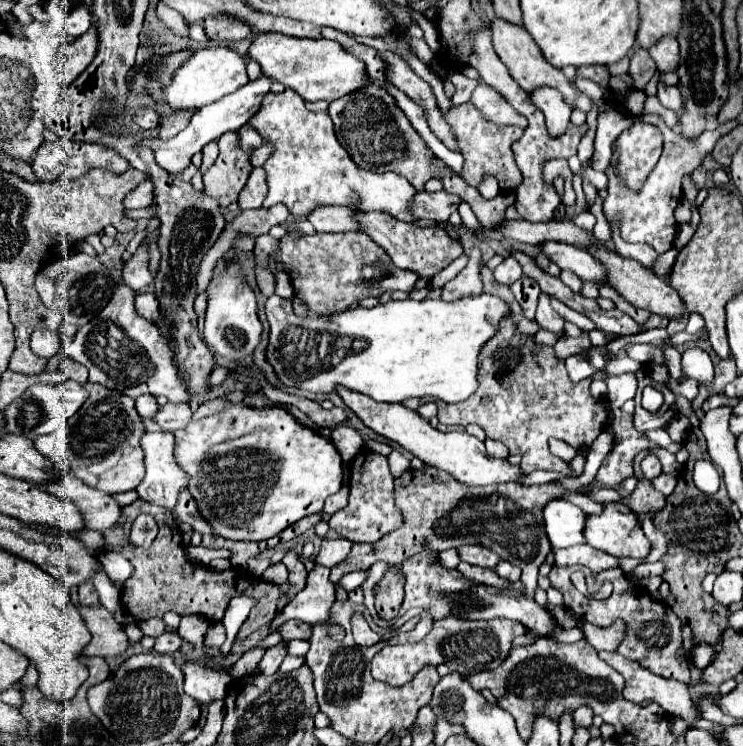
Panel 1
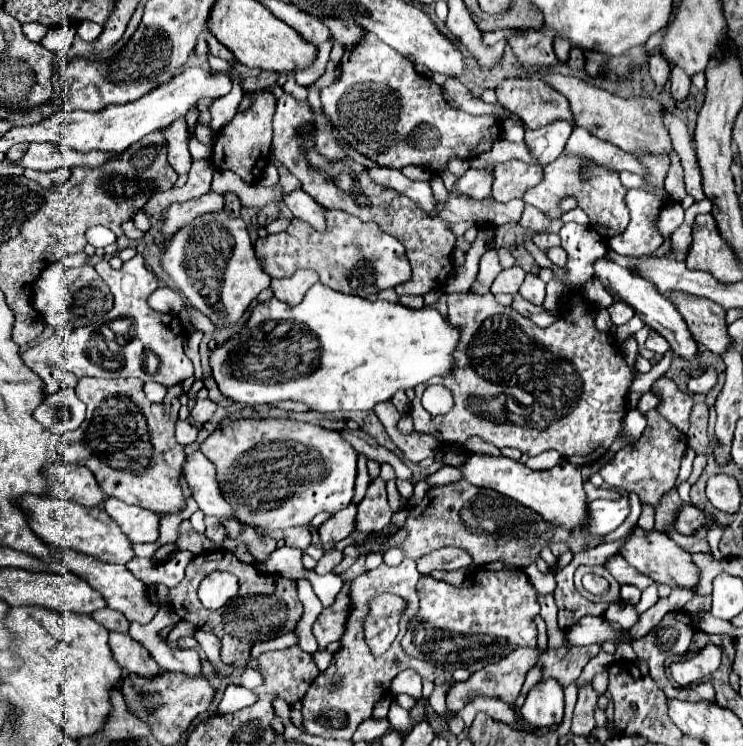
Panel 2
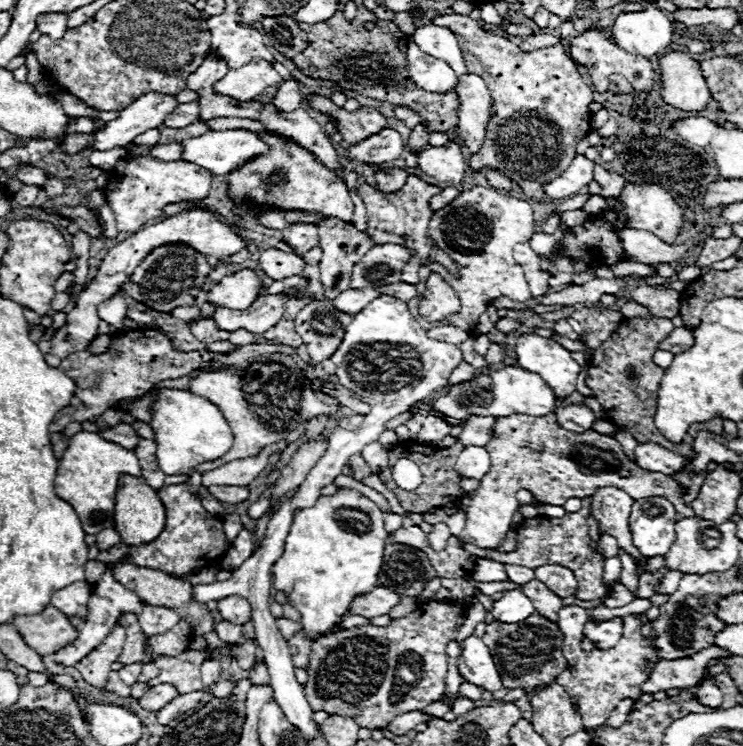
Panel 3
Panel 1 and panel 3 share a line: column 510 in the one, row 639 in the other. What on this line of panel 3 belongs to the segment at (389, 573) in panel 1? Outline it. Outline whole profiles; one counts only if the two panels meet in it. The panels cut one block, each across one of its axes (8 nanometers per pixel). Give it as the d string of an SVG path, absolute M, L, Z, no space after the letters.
M538 612L522 620L522 624L492 622L486 626L486 634L482 636L482 640L494 654L494 662L506 688L524 688L526 692L530 692L542 682L556 680L556 676L566 670L566 658L560 650L564 636L556 622L550 622Z

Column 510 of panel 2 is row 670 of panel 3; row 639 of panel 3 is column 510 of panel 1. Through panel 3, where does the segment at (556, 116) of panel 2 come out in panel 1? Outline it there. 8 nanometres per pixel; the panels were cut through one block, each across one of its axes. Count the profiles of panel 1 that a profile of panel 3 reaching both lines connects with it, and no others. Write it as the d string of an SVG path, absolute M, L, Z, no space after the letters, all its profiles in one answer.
M476 86L470 102L492 124L510 124L520 128L526 128L528 124L526 118L512 110L512 106L508 106L508 102L504 102L504 98L500 98L500 94L496 94L496 90L492 90L490 86Z

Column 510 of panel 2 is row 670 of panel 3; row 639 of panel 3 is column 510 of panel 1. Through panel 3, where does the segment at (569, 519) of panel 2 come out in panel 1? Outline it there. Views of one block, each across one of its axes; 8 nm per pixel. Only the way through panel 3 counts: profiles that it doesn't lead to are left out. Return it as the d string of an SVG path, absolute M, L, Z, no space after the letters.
M340 386L336 394L344 400L344 404L376 434L398 442L402 448L412 452L424 464L432 464L438 470L448 472L458 482L468 486L486 486L486 484L500 484L500 482L514 482L520 476L518 466L510 466L504 458L492 458L486 454L484 442L470 436L468 432L440 432L428 420L424 420L418 412L406 408L404 404L386 404L386 402L372 402L372 398L364 398L364 394L356 394Z

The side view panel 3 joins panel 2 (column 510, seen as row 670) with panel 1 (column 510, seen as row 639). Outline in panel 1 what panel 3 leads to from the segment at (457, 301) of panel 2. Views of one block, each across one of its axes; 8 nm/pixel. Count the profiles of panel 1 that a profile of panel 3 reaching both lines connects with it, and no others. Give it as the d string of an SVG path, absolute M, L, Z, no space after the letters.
M510 318L500 324L500 334L484 346L478 382L478 390L460 404L446 404L434 398L412 398L404 404L410 410L418 410L422 404L436 402L440 424L478 424L488 438L506 444L510 454L522 456L522 472L538 468L568 474L570 464L548 450L548 440L562 440L577 450L590 447L608 422L606 402L590 396L590 380L574 384L566 374L564 362L554 358L552 348L536 348L534 338L522 336Z

